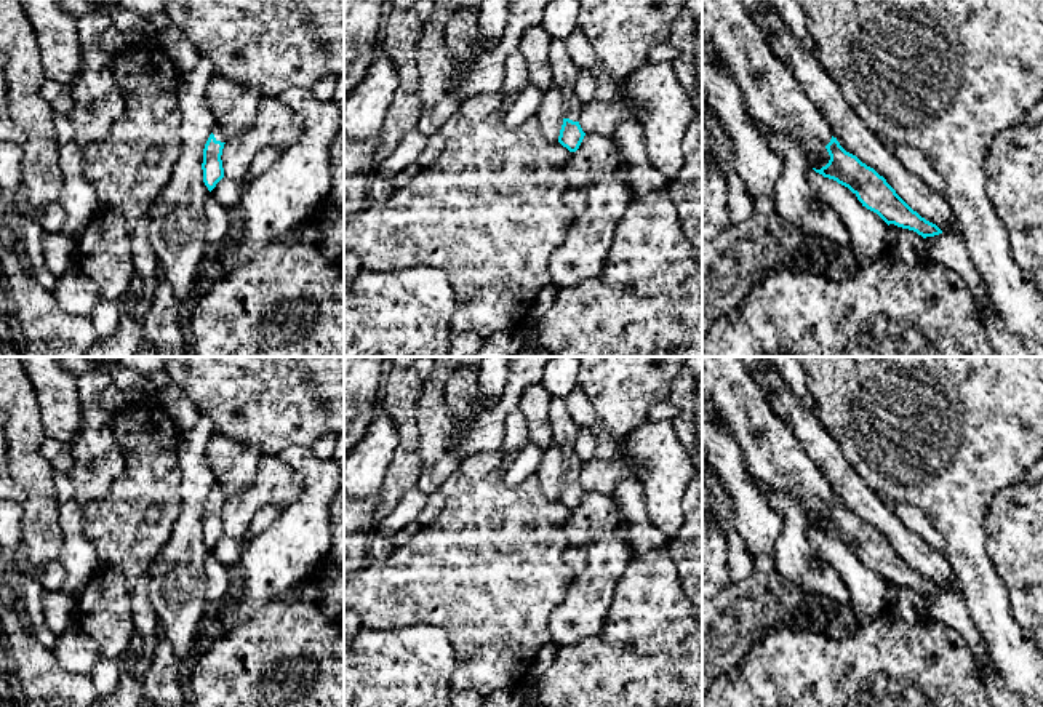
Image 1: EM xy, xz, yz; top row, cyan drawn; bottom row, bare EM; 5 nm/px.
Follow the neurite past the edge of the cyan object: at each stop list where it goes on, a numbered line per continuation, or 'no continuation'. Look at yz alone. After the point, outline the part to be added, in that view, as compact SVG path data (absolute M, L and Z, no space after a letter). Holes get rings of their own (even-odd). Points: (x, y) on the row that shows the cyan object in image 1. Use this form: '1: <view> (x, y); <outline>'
1: yz (773, 98); M702 0L702 34L720 50L744 96L749 115L761 131L781 131L801 147L806 166L821 170L821 150L830 142L832 130L816 106L801 93L789 69L774 56L761 29L741 0Z

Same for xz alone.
1: xz (565, 74); M552 37L549 64L553 75L553 86L563 94L563 118L579 122L584 107L584 102L576 94L579 69L566 53L566 40Z

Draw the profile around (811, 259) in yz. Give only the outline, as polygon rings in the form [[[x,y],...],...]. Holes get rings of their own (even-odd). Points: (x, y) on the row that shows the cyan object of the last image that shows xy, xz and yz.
[[[809,245],[793,261],[790,270],[795,274],[824,274],[827,266],[829,266],[829,254]]]

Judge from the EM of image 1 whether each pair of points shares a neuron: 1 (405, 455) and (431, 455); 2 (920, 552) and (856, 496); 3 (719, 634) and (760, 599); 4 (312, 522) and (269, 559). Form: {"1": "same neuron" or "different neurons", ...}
{"1": "different neurons", "2": "same neuron", "3": "same neuron", "4": "same neuron"}

